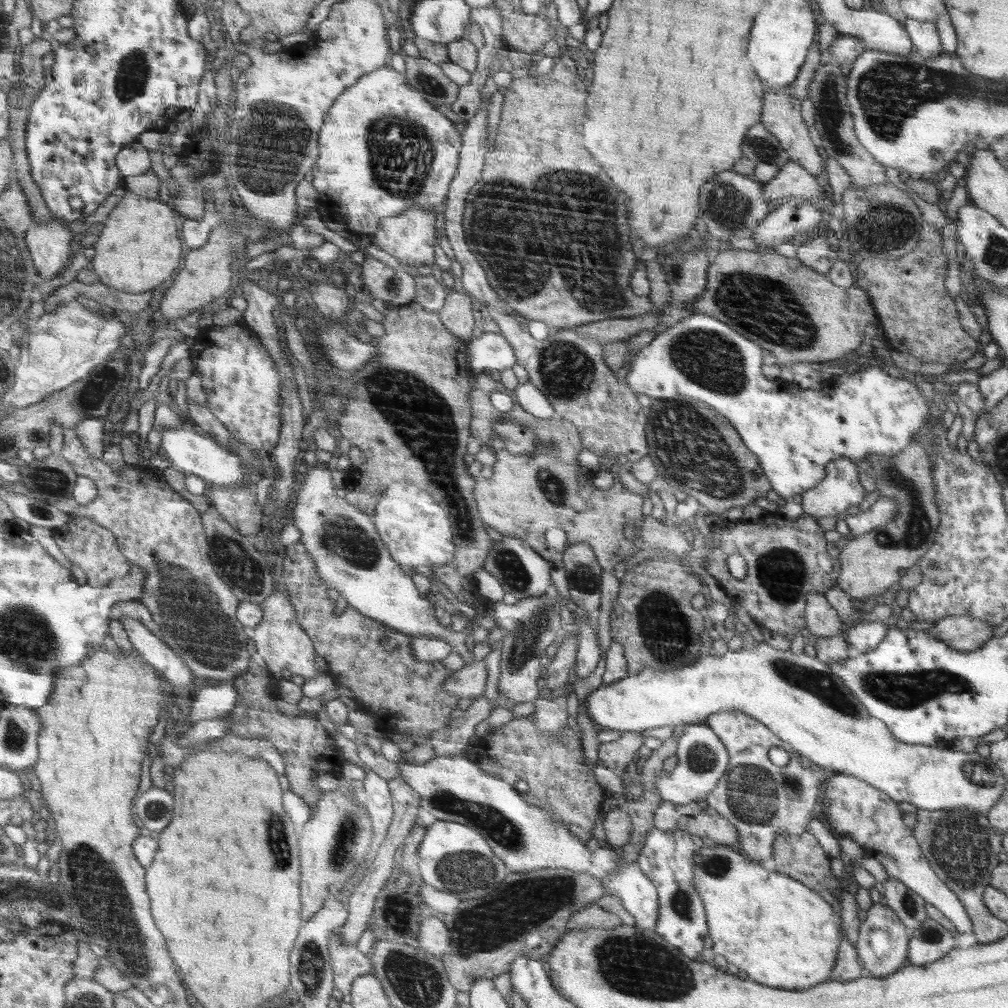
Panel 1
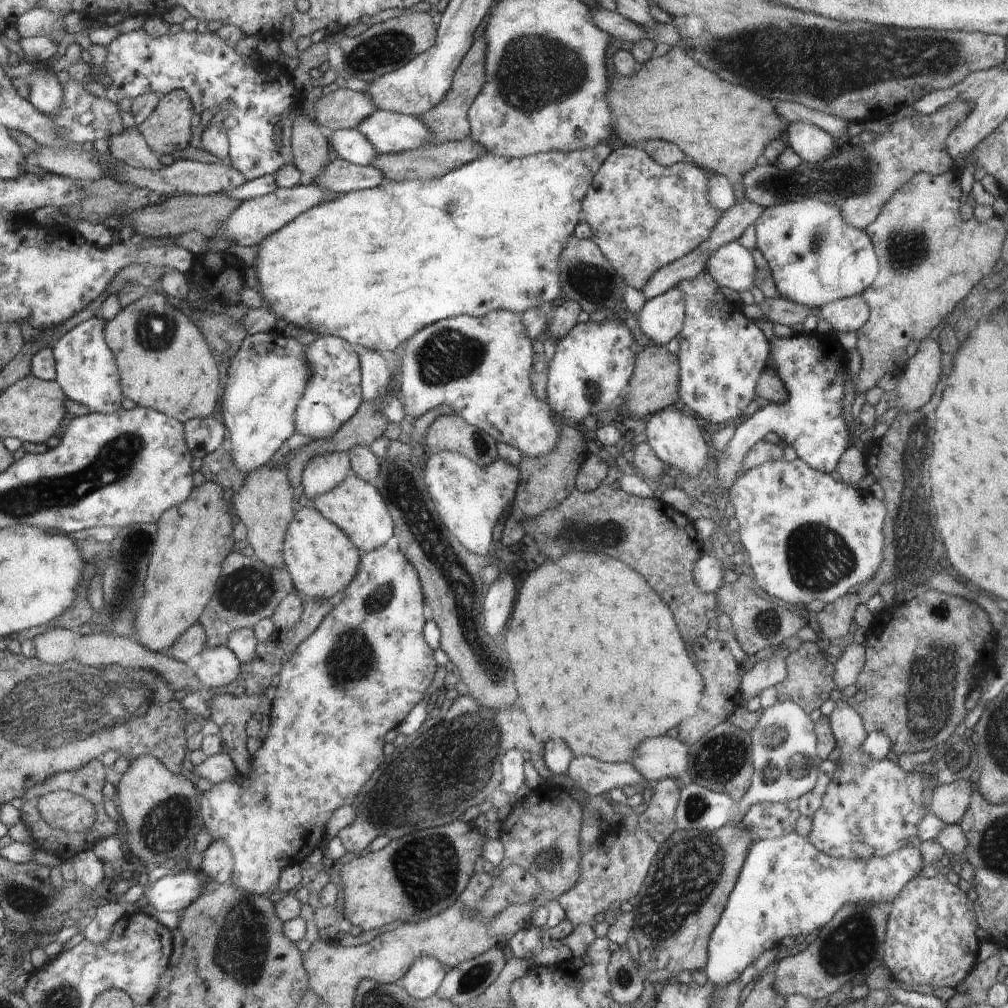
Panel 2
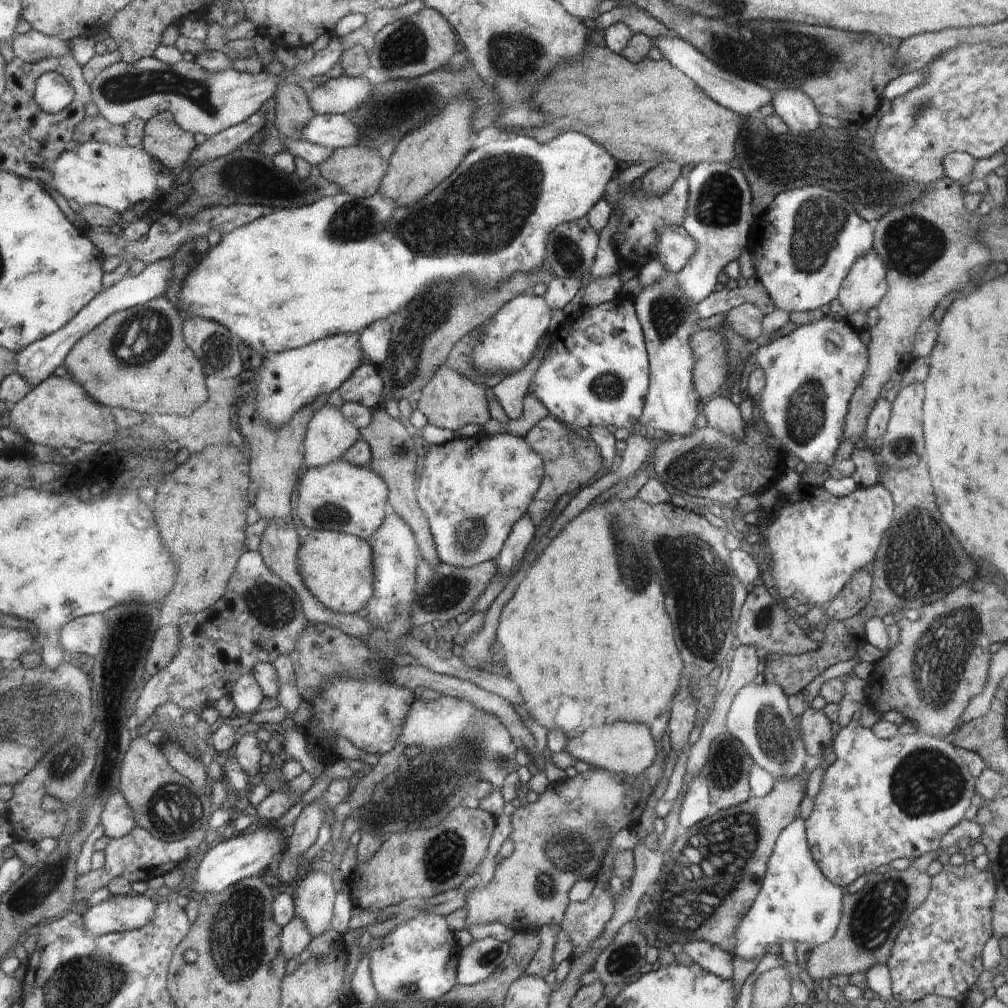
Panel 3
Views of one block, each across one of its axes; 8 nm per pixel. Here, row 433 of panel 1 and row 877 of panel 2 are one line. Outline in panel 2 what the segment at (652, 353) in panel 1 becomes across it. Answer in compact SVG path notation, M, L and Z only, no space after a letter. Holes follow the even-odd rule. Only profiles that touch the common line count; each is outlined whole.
M795 832L777 839L755 840L737 886L729 897L720 922L709 938L708 962L704 968L707 982L710 982L712 986L730 984L754 962L758 962L762 954L768 953L766 948L772 948L784 936L792 936L793 941L800 934L808 936L814 930L824 928L844 905L854 902L868 902L868 904L878 904L884 907L890 905L900 896L905 885L916 877L920 868L923 868L922 853L920 847L914 848L912 844L882 858L854 860L832 858L818 850L818 847L815 847L808 837Z

